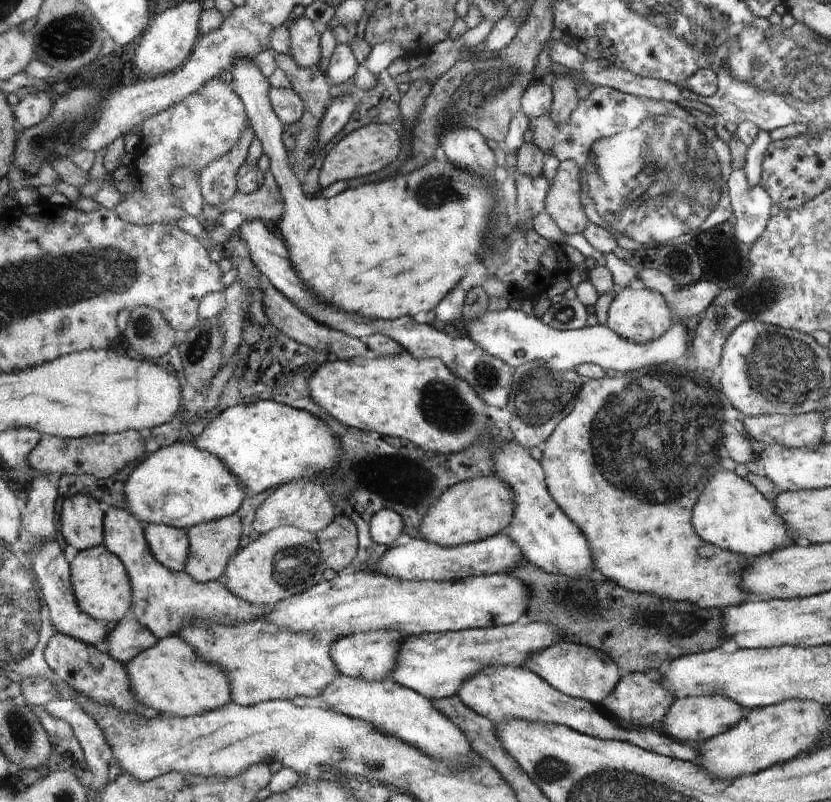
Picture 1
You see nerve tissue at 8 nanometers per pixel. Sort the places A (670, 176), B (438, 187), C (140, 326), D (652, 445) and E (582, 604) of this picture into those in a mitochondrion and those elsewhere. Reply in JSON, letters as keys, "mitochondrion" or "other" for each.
{"A":"mitochondrion","B":"mitochondrion","C":"mitochondrion","D":"mitochondrion","E":"mitochondrion"}

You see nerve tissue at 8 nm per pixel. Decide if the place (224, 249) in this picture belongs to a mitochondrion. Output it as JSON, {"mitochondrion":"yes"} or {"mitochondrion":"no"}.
{"mitochondrion":"no"}

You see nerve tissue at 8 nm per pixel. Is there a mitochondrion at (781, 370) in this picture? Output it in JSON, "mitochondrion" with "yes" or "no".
{"mitochondrion":"yes"}

